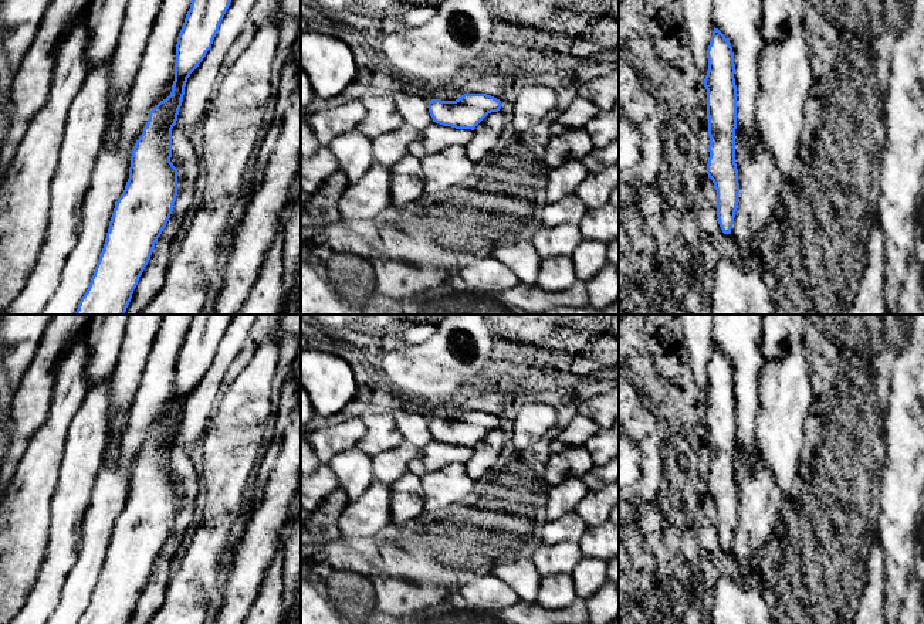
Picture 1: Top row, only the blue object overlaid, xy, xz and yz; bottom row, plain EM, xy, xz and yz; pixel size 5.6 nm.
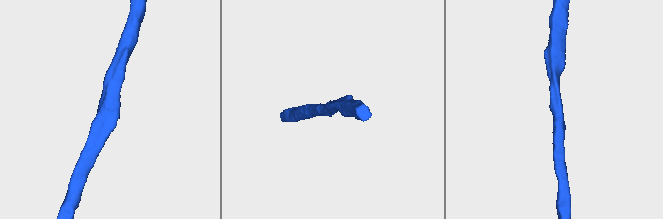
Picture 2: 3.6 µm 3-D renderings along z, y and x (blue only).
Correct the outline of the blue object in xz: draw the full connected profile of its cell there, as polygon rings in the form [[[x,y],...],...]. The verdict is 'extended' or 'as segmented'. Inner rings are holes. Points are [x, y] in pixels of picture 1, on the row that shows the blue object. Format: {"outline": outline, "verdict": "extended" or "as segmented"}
{"outline": [[[464,94],[456,101],[429,101],[433,122],[456,129],[471,129],[491,112],[501,109],[501,101],[487,94]]], "verdict": "as segmented"}

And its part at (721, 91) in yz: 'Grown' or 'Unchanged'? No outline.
Unchanged

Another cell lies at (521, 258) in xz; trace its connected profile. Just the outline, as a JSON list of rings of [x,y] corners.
[[[531,240],[497,248],[493,257],[511,269],[519,279],[519,284],[525,286],[537,285],[541,257],[535,251]]]

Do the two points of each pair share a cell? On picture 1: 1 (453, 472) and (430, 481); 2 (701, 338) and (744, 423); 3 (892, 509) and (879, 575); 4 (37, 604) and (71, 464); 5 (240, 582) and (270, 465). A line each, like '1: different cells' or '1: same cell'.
1: same cell
2: different cells
3: different cells
4: same cell
5: same cell

